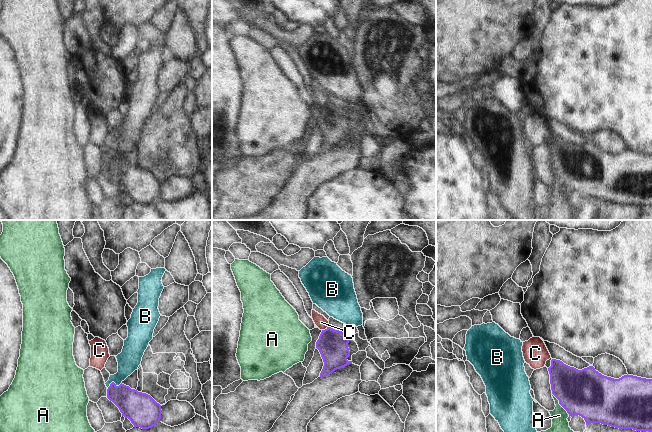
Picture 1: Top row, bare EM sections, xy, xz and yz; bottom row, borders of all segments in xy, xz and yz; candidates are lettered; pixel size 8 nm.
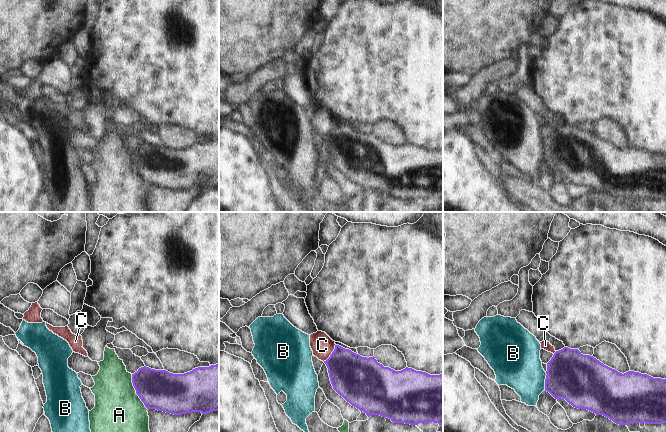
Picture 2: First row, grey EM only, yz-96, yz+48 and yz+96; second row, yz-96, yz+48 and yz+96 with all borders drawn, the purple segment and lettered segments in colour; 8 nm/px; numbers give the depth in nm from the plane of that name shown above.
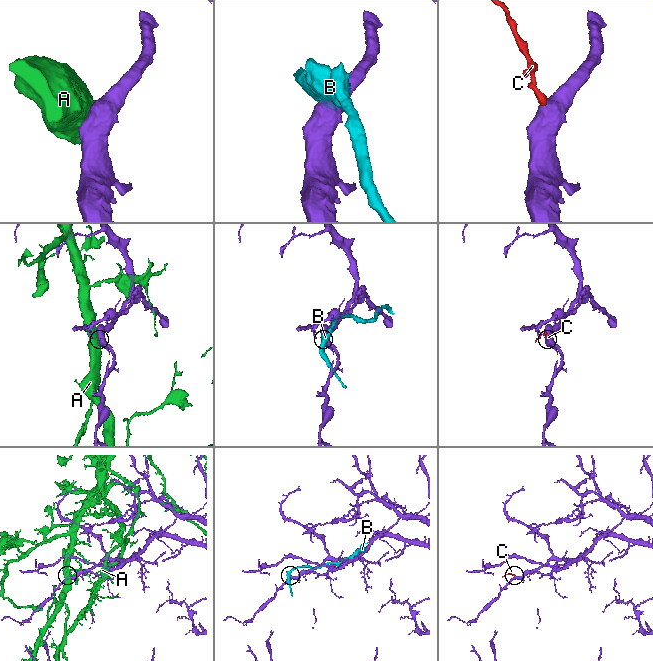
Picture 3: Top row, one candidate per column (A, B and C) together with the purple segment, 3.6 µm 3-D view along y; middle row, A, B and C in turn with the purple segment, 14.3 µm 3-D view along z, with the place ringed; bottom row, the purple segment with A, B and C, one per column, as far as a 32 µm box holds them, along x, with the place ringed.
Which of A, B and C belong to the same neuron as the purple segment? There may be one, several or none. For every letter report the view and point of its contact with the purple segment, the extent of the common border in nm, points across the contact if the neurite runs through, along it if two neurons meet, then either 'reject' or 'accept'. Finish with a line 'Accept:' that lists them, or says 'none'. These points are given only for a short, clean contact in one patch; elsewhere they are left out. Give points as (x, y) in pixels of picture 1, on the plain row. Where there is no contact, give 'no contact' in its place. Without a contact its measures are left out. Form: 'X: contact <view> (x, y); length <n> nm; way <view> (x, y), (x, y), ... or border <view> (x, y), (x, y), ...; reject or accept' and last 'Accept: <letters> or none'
A: contact yz (559, 179); length 240 nm; reject
B: contact xy (113, 158); length 130 nm; reject
C: contact xz (325, 105); length 70 nm; border xz (328, 101), (322, 106); reject
Accept: none

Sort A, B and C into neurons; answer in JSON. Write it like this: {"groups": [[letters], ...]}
{"groups": [["A"], ["B"], ["C"]]}

